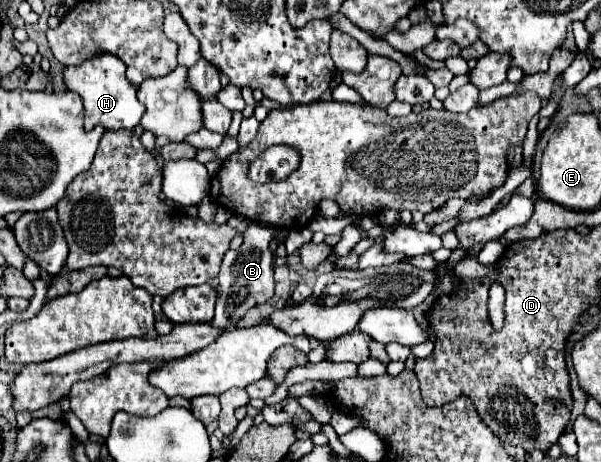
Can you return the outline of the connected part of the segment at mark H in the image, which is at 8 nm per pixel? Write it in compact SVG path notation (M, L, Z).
M101 54L81 66L67 66L65 86L83 98L85 128L103 126L105 130L133 130L145 112L143 104L137 100L137 88L125 78L125 64L113 54Z

